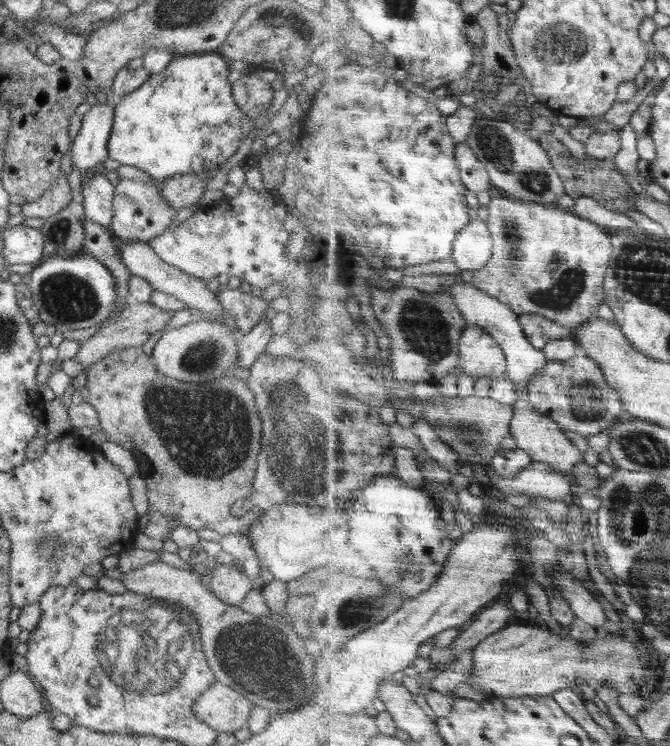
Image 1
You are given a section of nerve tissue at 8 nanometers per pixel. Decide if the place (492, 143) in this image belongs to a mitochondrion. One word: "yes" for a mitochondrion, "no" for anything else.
yes

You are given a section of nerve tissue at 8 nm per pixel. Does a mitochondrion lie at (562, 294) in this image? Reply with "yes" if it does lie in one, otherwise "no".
yes

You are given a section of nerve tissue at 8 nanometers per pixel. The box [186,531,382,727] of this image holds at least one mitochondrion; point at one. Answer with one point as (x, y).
(257, 658)

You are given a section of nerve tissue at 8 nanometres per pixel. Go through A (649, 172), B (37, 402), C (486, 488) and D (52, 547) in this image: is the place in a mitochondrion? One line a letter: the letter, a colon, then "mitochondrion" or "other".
A: other
B: other
C: other
D: mitochondrion

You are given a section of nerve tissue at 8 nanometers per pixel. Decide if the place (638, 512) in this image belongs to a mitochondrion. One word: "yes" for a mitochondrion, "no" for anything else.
yes

